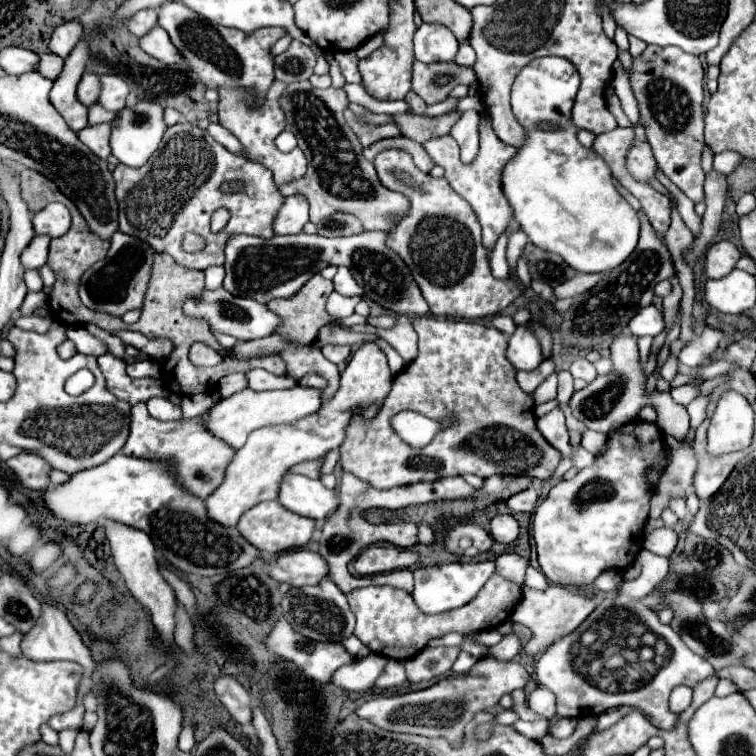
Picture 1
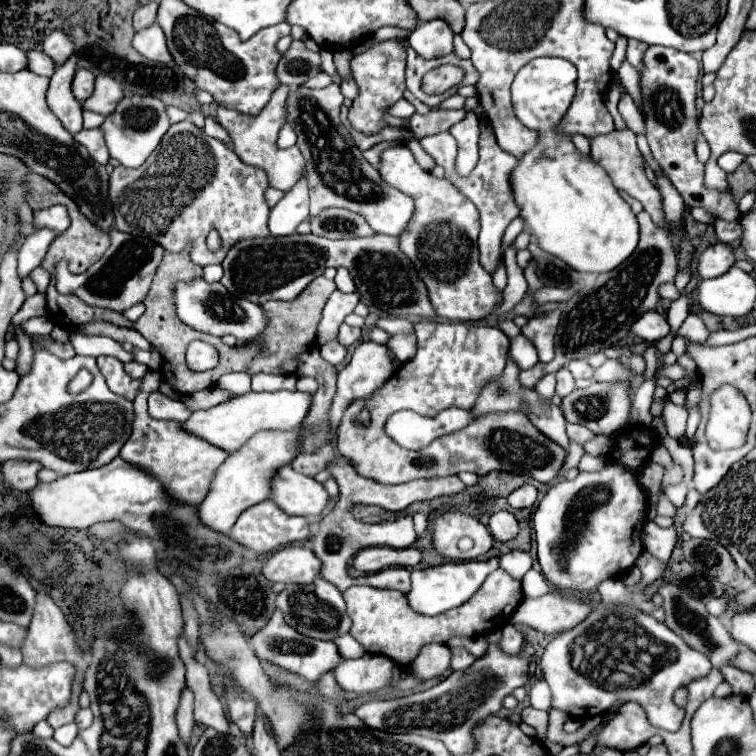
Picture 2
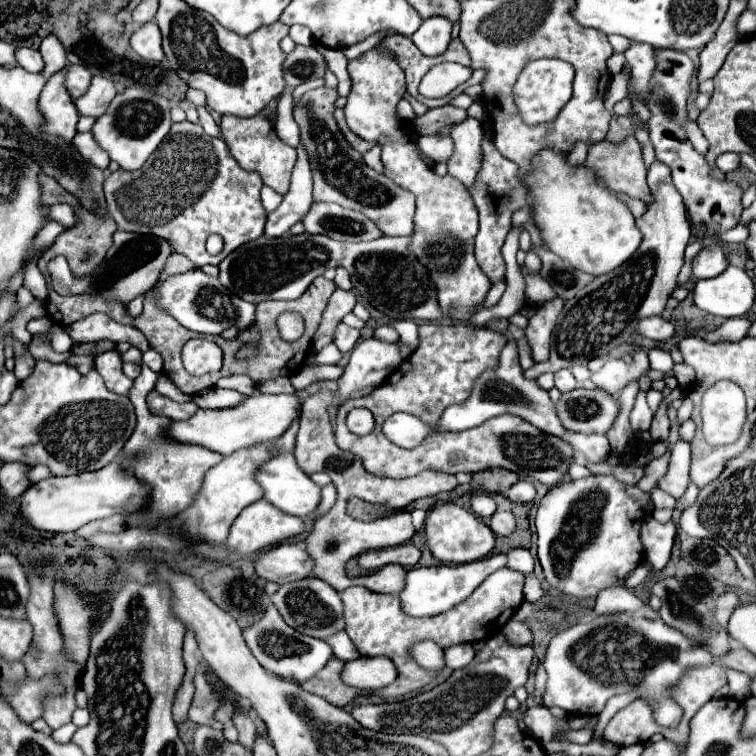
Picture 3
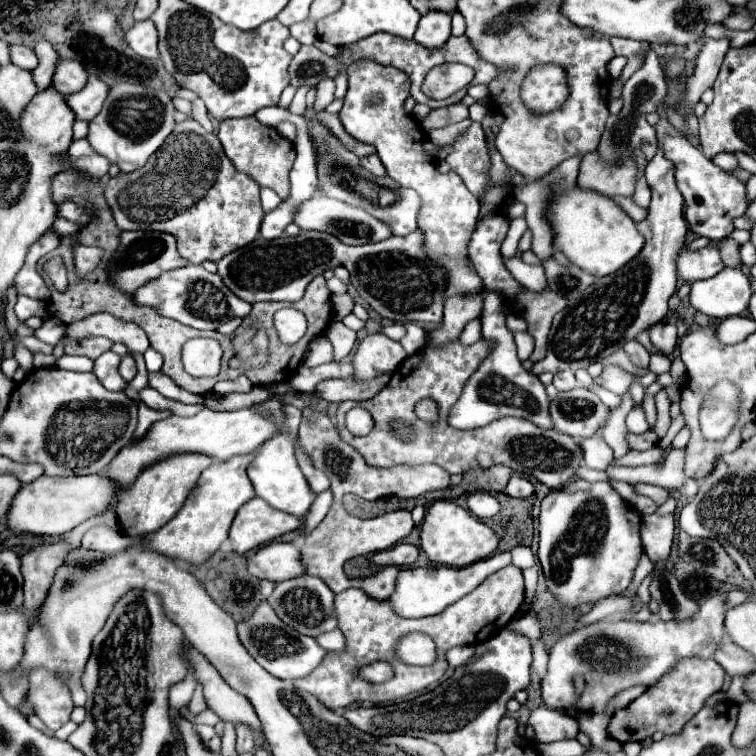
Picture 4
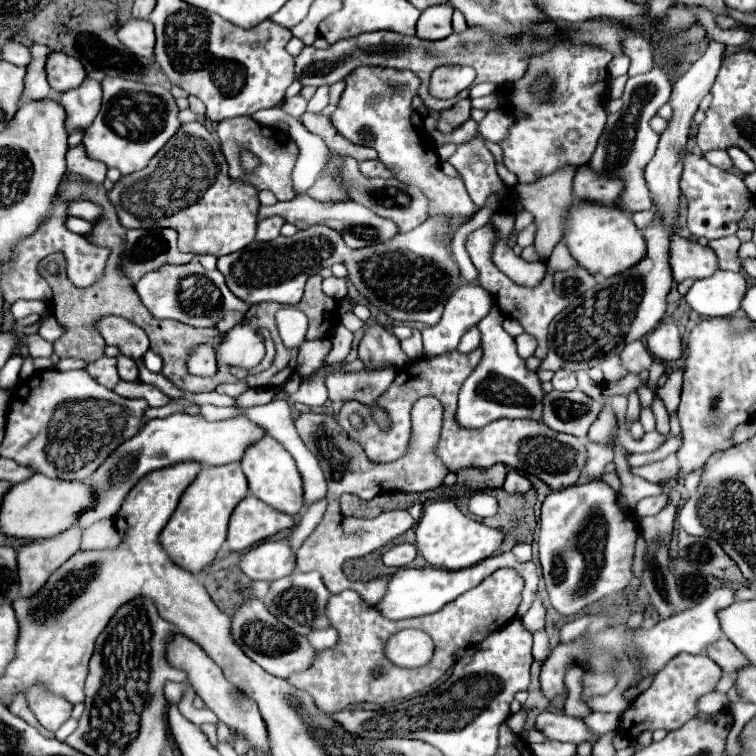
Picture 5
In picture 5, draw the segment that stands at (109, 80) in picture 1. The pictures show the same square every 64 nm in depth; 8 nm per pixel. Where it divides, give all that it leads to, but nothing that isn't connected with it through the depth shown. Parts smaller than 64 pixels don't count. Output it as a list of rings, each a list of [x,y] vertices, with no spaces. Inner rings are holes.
[[[86,78],[80,88],[56,94],[52,100],[56,100],[66,110],[64,126],[68,128],[68,134],[72,134],[76,130],[86,130],[96,118],[102,102],[102,86],[100,82]]]

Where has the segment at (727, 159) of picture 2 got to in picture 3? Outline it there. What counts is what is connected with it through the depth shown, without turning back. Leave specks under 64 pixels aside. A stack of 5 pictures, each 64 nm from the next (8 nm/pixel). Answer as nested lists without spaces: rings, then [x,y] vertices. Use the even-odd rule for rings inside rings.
[[[732,152],[720,154],[716,158],[716,166],[726,174],[726,172],[732,172],[732,170],[736,170],[740,166],[740,158],[738,158],[738,154],[732,154]]]

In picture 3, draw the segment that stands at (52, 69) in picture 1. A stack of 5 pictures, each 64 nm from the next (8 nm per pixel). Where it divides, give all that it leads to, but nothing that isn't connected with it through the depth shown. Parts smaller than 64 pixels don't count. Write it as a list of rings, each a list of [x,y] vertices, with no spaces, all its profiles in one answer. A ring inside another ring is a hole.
[[[26,46],[16,48],[16,62],[18,62],[18,66],[22,66],[28,72],[40,72],[44,66],[40,52],[34,48],[26,48]]]

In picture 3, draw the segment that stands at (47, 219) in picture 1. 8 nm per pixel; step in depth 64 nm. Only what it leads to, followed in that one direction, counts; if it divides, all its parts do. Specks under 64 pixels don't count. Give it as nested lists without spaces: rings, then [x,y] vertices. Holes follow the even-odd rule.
[[[68,204],[52,206],[50,212],[48,212],[48,218],[64,224],[66,228],[72,228],[72,224],[76,224],[76,214],[72,212],[72,206],[68,206]]]

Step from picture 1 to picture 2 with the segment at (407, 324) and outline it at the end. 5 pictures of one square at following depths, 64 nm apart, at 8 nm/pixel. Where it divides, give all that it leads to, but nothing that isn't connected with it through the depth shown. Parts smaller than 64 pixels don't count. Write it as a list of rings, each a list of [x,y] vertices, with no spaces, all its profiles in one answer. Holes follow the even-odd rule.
[[[396,334],[388,340],[388,348],[394,352],[394,356],[400,362],[408,362],[417,351],[417,340],[414,336],[404,336],[404,334]]]

